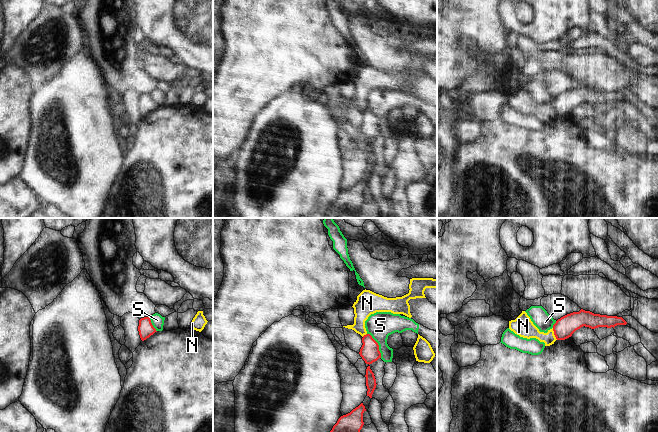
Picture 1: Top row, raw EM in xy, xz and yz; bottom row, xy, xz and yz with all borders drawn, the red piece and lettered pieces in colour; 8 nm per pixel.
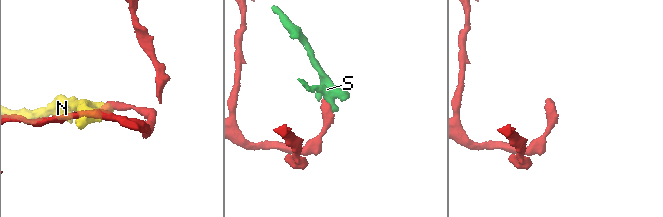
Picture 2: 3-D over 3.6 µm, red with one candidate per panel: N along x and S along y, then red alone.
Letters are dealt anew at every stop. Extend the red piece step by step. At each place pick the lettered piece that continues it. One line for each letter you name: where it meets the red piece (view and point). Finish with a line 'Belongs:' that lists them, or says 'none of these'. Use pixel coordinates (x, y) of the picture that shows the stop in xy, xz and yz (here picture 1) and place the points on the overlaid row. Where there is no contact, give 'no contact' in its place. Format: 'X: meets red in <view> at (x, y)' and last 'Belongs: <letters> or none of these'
Belongs: none of these

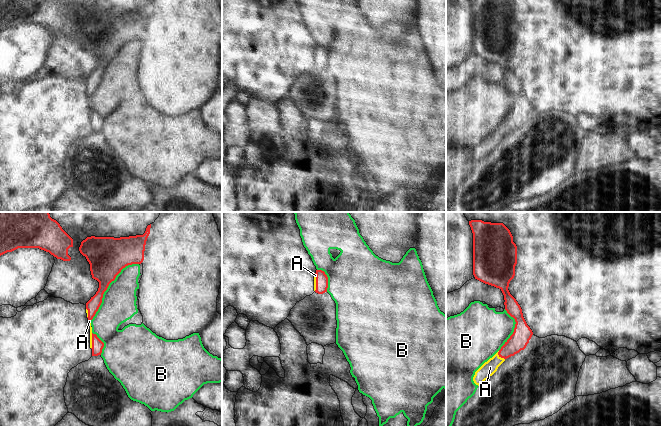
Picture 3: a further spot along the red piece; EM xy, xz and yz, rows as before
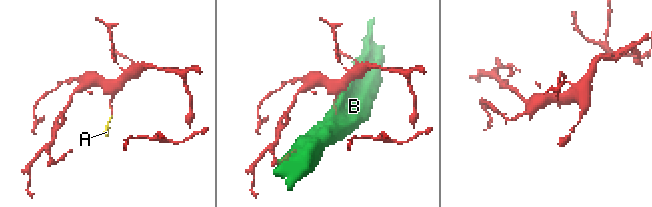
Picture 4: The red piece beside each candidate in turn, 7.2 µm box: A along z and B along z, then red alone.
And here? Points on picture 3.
A: meets red in yz at (500, 356)
Belongs: A

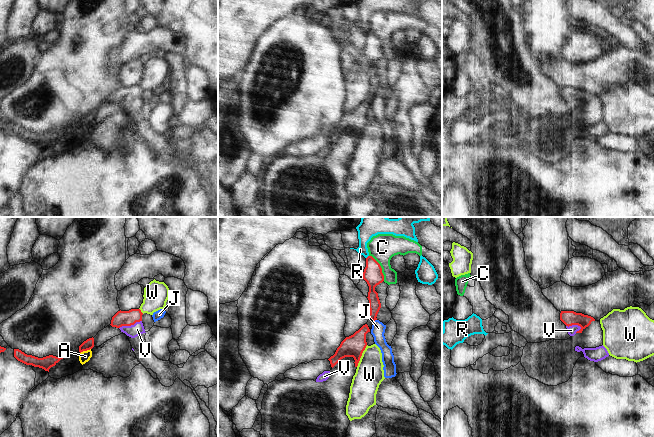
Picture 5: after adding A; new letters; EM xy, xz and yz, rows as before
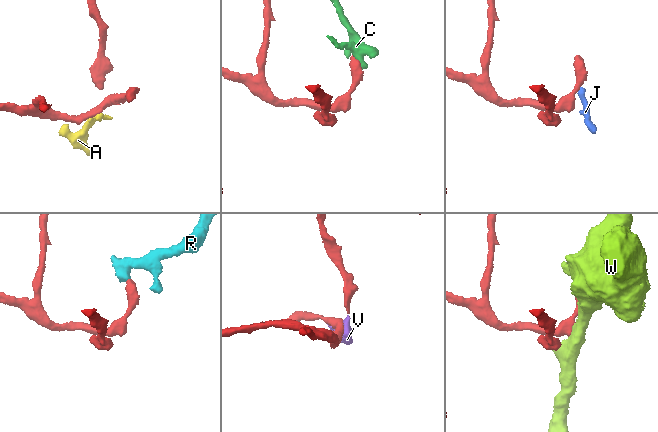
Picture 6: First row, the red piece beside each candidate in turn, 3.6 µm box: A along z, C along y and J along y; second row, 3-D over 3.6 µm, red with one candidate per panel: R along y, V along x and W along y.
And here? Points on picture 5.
V: meets red in xy at (130, 325)
Belongs: V

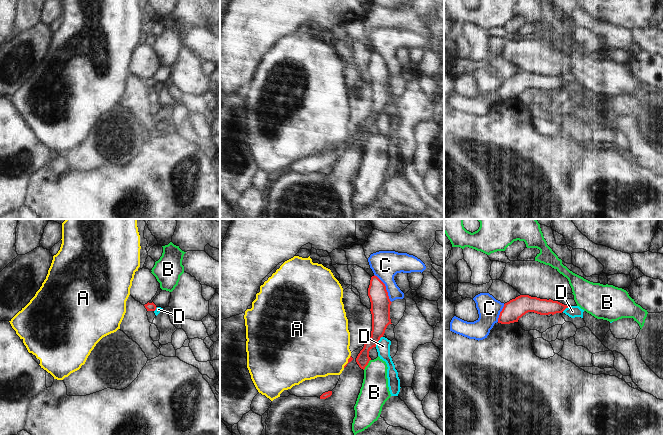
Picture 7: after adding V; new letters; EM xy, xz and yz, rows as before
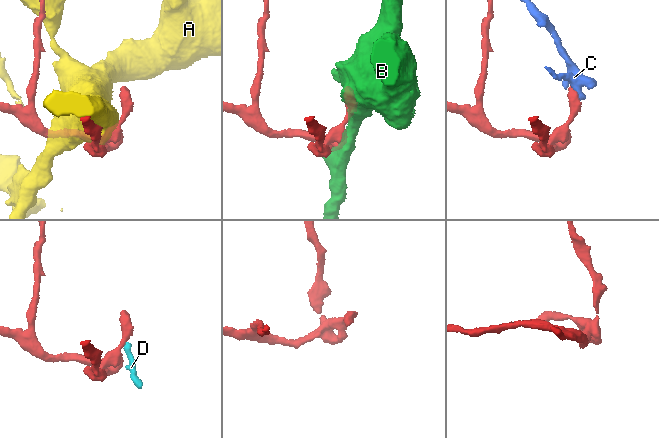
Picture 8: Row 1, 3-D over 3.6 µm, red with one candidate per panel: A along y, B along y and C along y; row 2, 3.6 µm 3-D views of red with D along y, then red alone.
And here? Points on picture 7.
Belongs: none of these

